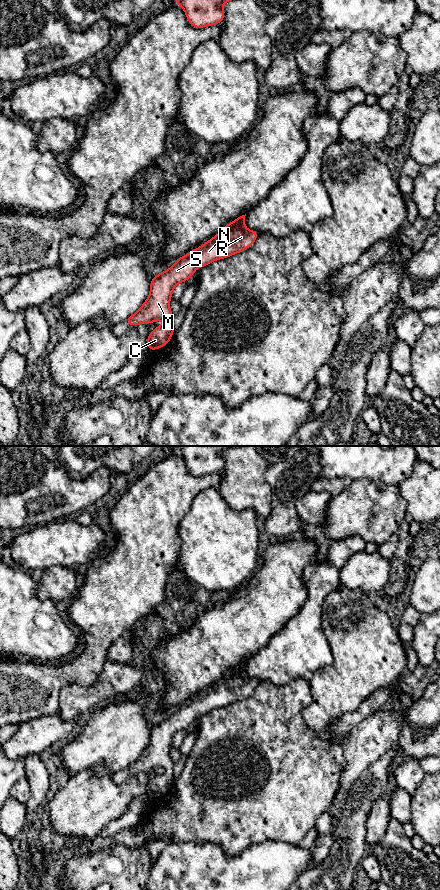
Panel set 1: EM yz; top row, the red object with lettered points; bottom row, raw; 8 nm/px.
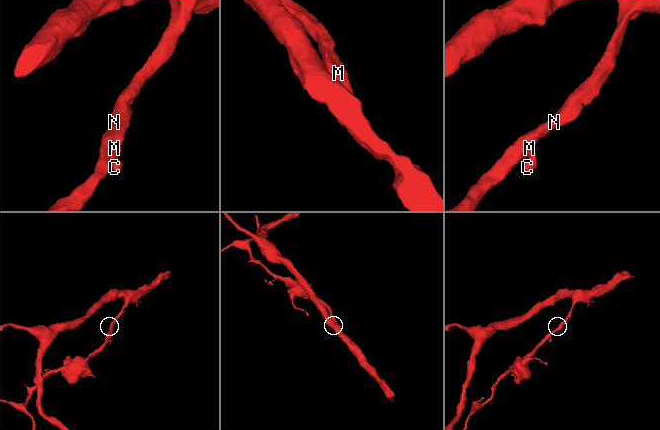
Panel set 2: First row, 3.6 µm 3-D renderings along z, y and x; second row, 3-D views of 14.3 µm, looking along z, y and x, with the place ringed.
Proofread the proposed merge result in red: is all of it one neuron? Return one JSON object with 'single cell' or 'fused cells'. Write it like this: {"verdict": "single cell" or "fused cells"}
{"verdict": "single cell"}

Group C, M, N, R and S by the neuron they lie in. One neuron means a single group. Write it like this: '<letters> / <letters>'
C M N R S

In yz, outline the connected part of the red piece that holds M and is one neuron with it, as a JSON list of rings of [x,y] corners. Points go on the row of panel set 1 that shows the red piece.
[[[245,215],[228,223],[216,236],[192,250],[167,270],[152,277],[150,294],[141,308],[126,319],[126,325],[149,324],[163,319],[165,324],[148,334],[150,351],[164,347],[173,336],[173,313],[169,307],[172,292],[177,284],[187,282],[198,267],[203,268],[215,260],[225,259],[251,247],[259,233],[245,228]]]

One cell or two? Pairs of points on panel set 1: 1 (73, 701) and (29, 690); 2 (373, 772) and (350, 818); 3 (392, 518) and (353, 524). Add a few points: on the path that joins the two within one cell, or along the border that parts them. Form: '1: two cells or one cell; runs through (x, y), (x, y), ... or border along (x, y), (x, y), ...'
1: two cells; border along (78, 684), (67, 684), (61, 690), (58, 711)
2: one cell; runs through (372, 783), (360, 797), (356, 807)
3: one cell; runs through (382, 518), (363, 518)

